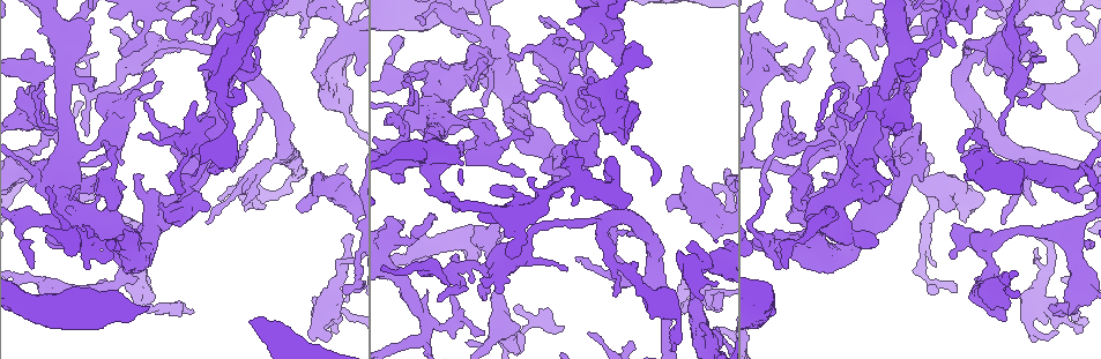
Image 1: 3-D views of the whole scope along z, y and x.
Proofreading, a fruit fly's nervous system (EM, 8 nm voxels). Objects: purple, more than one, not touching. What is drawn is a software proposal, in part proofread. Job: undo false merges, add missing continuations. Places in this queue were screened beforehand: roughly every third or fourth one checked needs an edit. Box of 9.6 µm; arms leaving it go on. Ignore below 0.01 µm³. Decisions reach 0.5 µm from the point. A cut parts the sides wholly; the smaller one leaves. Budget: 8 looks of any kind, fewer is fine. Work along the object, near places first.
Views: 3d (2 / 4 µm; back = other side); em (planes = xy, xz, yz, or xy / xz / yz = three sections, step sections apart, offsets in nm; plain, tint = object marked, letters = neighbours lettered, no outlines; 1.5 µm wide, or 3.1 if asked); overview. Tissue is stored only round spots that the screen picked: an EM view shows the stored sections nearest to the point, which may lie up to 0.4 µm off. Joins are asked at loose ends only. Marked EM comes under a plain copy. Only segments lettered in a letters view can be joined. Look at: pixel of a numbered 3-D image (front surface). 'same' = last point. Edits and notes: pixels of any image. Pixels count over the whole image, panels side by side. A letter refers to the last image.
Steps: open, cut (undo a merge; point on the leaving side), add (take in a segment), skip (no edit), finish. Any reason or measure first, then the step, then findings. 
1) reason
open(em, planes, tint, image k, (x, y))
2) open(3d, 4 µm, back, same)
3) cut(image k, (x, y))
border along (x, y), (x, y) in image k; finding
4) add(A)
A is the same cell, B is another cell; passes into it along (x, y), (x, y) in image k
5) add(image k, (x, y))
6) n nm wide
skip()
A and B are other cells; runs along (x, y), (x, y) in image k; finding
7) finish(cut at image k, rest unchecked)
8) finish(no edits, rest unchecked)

sharp bend
open(em, planes, letters, image 1, (601, 227))

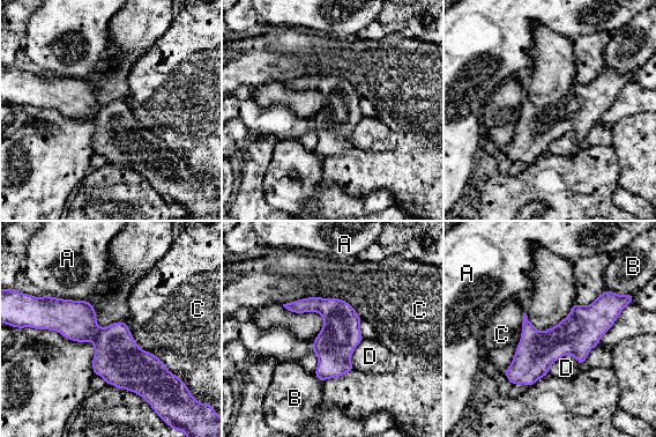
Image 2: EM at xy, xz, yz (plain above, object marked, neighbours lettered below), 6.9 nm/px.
skip()
A, B, C and D are other cells; border along (581, 363), (563, 355), (548, 372) in image 2; all the same cell

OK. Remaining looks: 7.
branch stops here
open(3d, 4 µm, image 1, (313, 300))

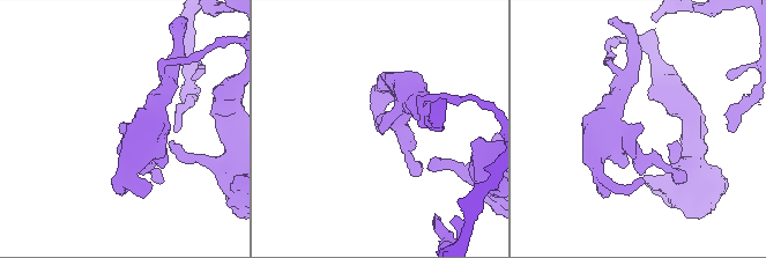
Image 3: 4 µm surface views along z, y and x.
open(em, planes, letters, image 3, (379, 130))

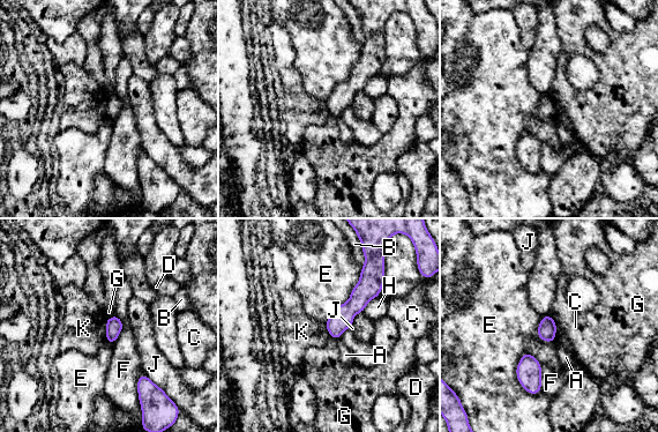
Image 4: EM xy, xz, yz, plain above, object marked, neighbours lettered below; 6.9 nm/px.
skip()
A, B, C, D, E, F, G, H, J and K are other cells; none of them fits

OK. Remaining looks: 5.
free end
open(3d, 4 µm, image 1, (244, 203))

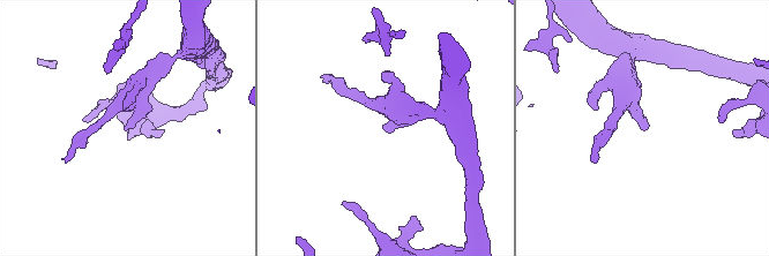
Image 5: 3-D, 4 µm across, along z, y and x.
shape alone is not enough
open(em, planes, letters, image 5, (388, 131))

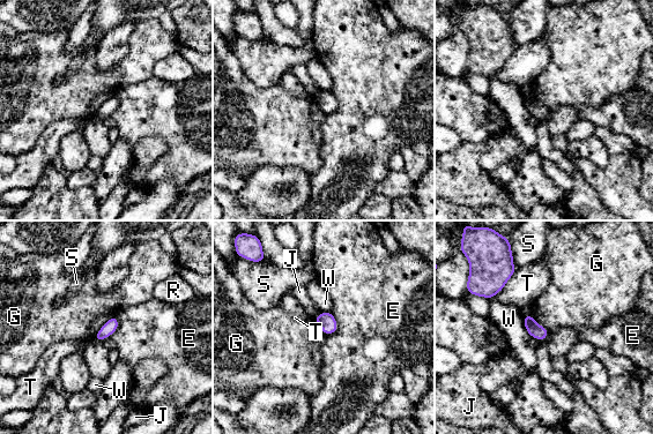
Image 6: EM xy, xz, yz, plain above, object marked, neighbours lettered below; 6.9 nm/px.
skip()
E, G, J, R, S, T and W are other cells; none of them fits

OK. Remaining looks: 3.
finish(no edits, rest unchecked)

